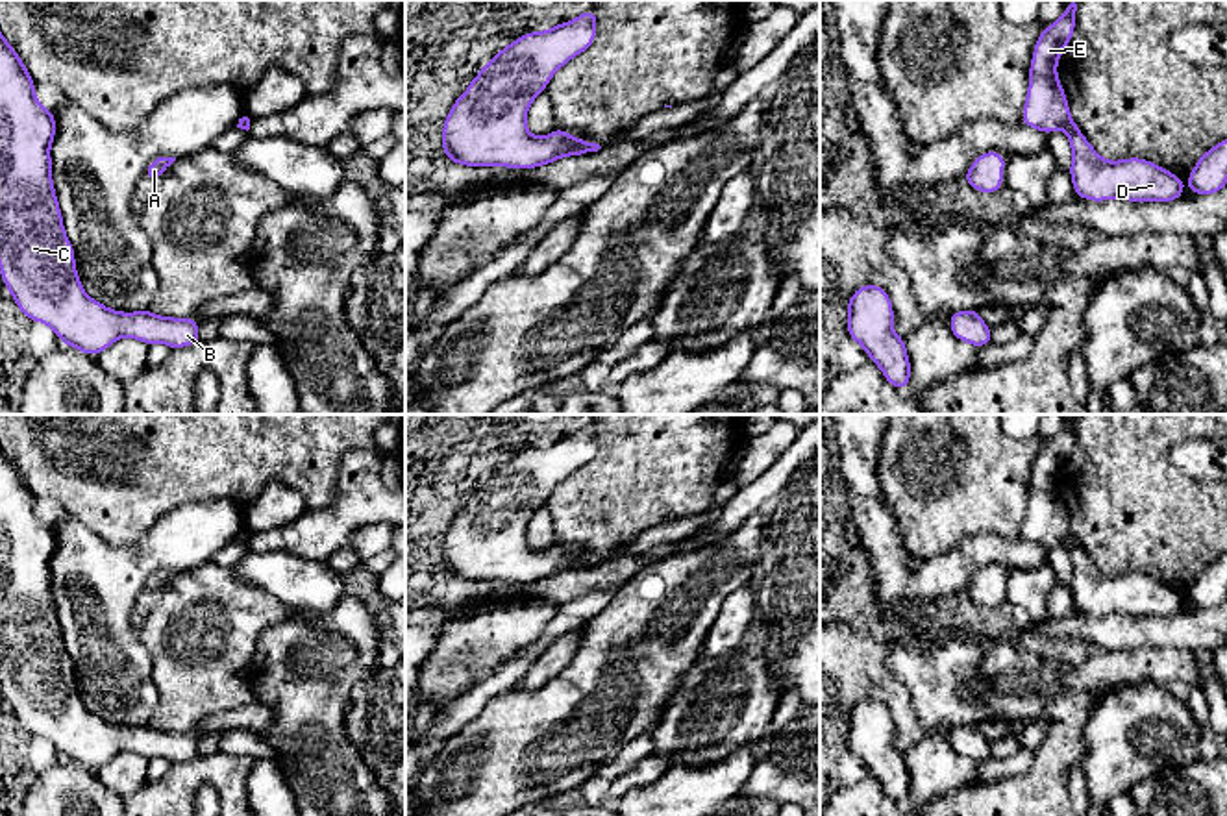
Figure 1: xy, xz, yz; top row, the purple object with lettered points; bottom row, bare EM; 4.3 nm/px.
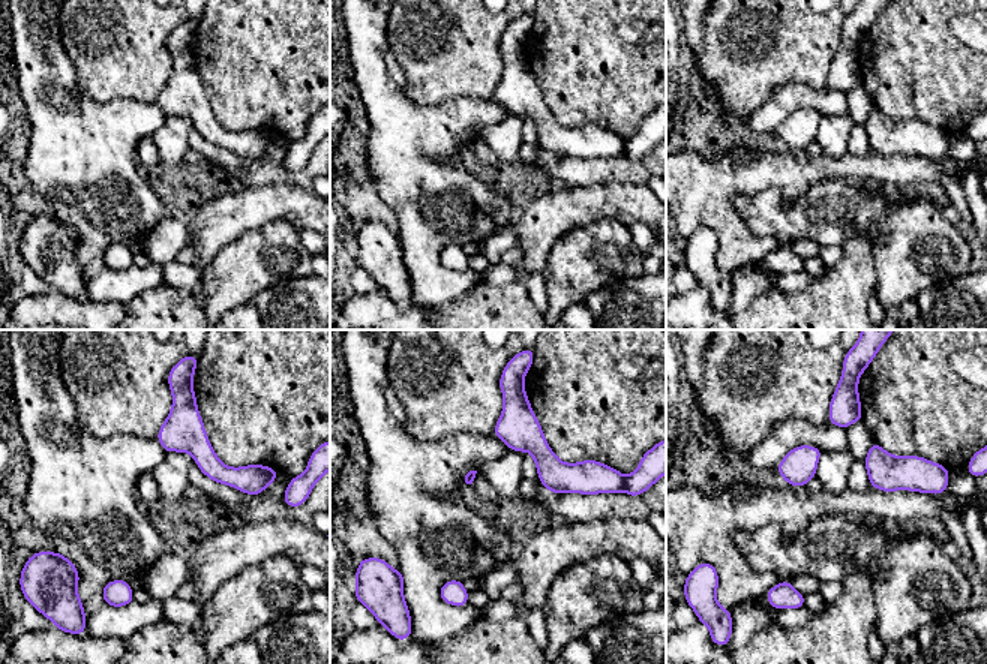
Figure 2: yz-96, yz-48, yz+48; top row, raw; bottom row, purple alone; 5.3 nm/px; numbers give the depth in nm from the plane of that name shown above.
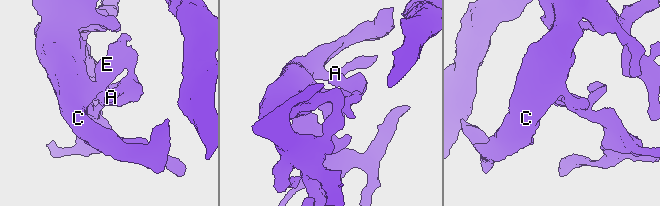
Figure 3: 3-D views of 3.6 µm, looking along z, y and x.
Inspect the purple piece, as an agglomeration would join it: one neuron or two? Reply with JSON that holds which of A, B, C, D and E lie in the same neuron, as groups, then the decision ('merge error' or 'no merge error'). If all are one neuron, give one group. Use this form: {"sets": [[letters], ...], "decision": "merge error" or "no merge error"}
{"sets": [["A", "B", "C", "D", "E"]], "decision": "no merge error"}

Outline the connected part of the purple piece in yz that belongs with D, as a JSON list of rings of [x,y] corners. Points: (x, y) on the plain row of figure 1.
[[[1073,414],[1055,439],[1040,446],[1033,464],[1029,503],[1020,537],[1040,544],[1044,550],[1055,544],[1068,548],[1073,568],[1070,592],[1079,612],[1092,616],[1110,612],[1173,616],[1183,612],[1179,590],[1140,572],[1103,574],[1072,535],[1066,507],[1059,498],[1057,476],[1072,455],[1075,426],[1077,418]]]

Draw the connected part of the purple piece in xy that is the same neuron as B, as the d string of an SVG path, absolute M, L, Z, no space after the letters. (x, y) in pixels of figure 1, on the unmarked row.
M0 446L0 686L17 722L31 735L50 740L59 755L87 770L98 770L122 751L144 759L163 757L172 764L202 757L198 733L157 731L148 723L135 727L113 725L93 714L81 701L72 659L63 642L63 629L52 598L50 561L56 551L56 531L35 513L33 494L15 463Z

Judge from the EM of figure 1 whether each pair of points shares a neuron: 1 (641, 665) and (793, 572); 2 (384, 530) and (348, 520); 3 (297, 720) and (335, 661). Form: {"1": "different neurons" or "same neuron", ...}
{"1": "different neurons", "2": "different neurons", "3": "same neuron"}

